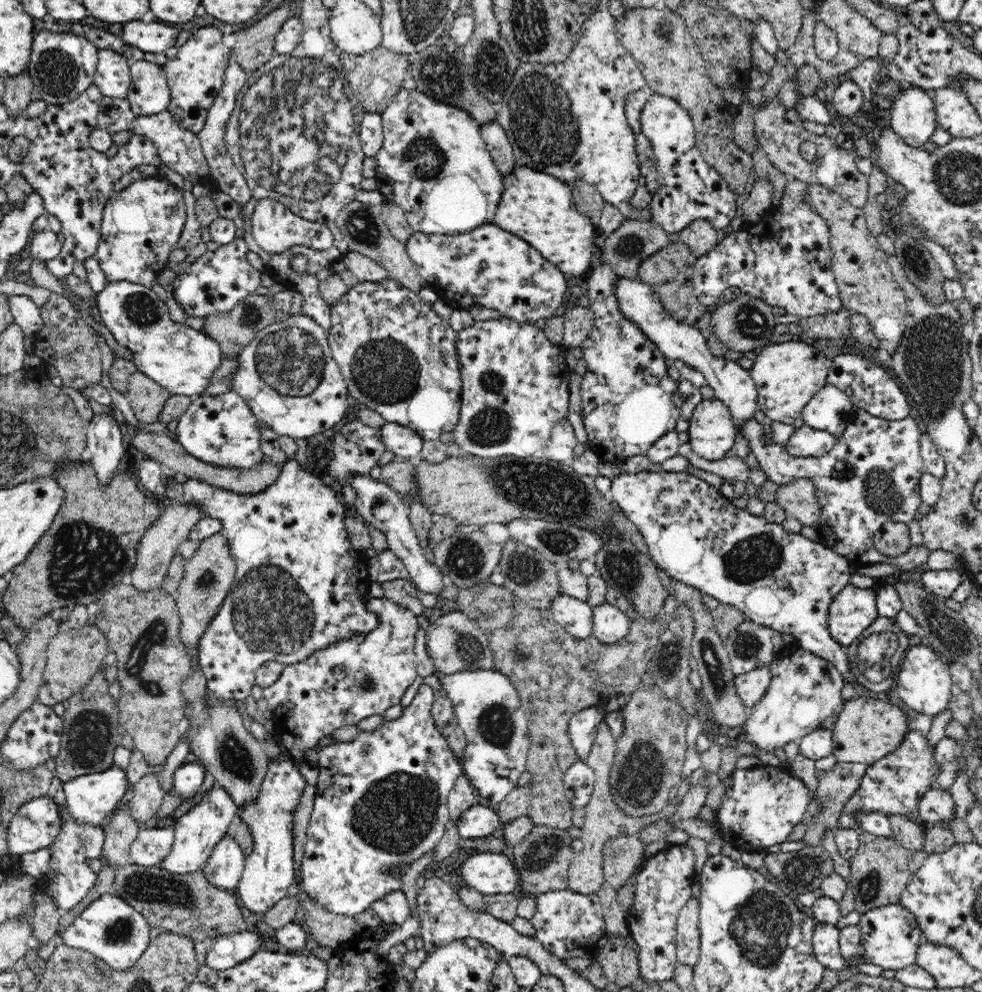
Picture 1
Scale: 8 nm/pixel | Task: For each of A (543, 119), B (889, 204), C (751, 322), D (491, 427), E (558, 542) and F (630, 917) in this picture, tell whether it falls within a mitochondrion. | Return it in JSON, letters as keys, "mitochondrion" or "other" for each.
{"A":"mitochondrion","B":"other","C":"mitochondrion","D":"mitochondrion","E":"mitochondrion","F":"other"}

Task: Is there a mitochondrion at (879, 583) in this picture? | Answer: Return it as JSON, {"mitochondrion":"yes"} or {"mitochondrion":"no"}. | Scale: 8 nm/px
{"mitochondrion":"no"}

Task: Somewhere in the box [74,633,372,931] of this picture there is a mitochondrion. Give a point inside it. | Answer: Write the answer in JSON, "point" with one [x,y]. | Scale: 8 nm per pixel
{"point":[153,888]}

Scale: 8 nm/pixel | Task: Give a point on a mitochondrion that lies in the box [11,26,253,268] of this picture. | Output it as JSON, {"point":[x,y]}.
{"point":[58,73]}

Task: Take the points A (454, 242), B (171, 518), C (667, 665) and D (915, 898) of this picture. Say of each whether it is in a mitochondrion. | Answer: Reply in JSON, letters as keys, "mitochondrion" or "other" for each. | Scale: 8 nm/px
{"A":"other","B":"other","C":"mitochondrion","D":"other"}

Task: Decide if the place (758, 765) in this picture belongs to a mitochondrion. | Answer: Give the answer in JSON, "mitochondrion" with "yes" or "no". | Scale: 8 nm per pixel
{"mitochondrion":"no"}

